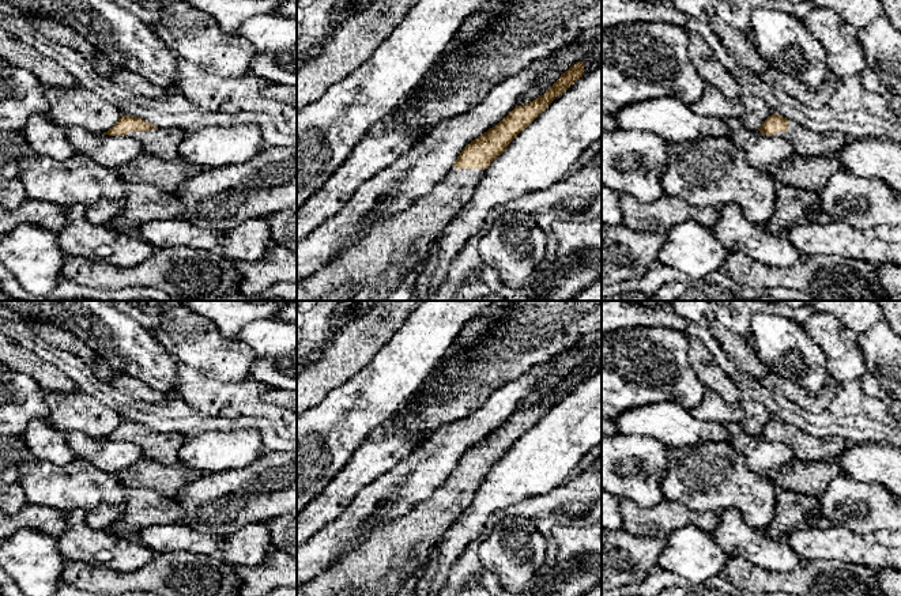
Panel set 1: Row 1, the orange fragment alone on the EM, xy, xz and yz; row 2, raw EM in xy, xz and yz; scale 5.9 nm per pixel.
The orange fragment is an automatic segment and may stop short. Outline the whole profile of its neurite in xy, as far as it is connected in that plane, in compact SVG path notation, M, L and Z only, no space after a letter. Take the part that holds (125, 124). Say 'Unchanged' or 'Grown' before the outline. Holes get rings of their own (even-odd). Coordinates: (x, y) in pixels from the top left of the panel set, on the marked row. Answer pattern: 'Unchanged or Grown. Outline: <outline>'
Grown. Outline: M121 116L105 135L129 136L143 144L144 152L161 159L176 159L185 132L182 129L158 128L140 117Z

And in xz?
Grown. Outline: M578 61L539 98L516 106L495 127L464 147L453 167L425 196L414 199L404 210L382 215L377 211L369 220L365 235L339 257L297 284L297 301L354 301L361 293L363 301L381 301L403 279L419 268L429 254L430 245L445 226L470 201L490 163L499 156L510 142L524 131L546 107L584 75L584 63Z

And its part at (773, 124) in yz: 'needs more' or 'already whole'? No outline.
needs more

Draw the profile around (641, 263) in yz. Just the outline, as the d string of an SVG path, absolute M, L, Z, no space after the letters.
M602 223L602 284L644 278L657 263L664 242L666 233L637 233L623 223Z

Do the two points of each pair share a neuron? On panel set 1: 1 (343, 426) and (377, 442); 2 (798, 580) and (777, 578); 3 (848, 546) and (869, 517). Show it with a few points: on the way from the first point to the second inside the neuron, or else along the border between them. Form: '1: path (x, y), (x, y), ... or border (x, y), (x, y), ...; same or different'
1: border (389, 417), (362, 440), (346, 463); different
2: path (792, 580), (783, 580); same
3: border (828, 524), (870, 536); different

